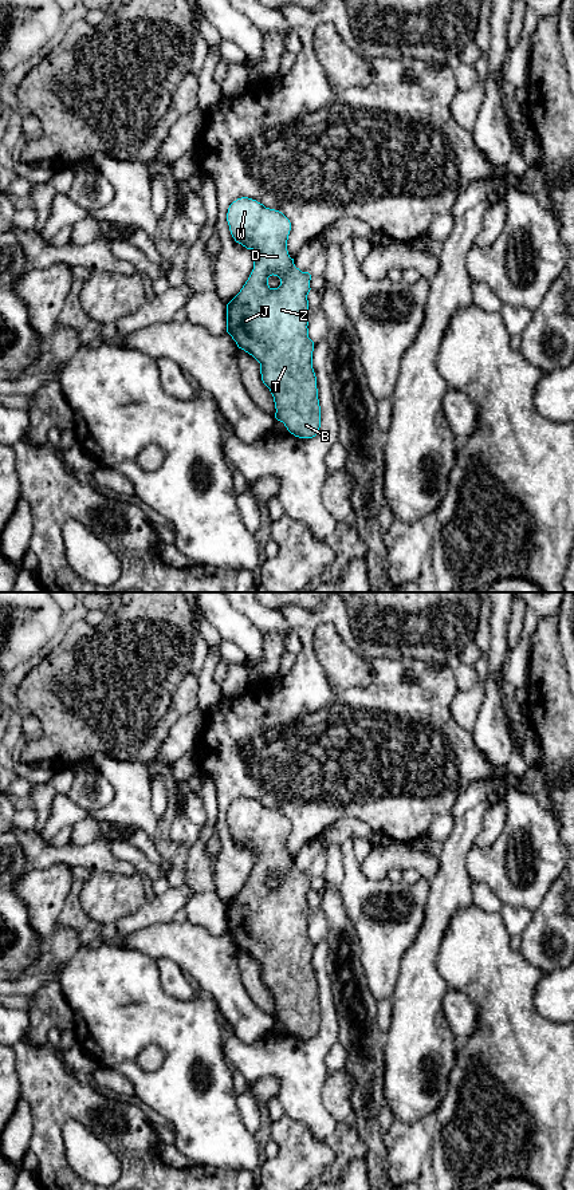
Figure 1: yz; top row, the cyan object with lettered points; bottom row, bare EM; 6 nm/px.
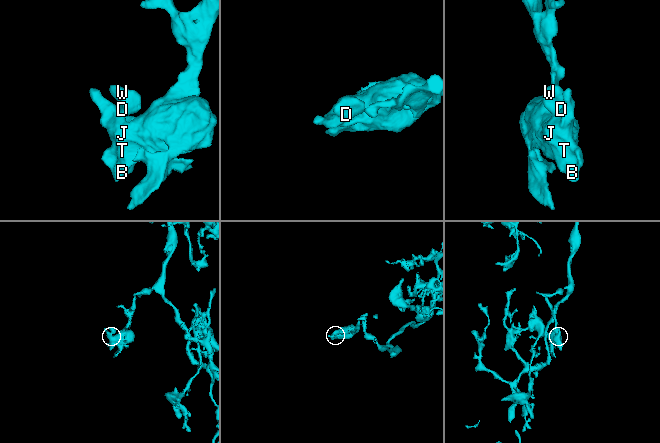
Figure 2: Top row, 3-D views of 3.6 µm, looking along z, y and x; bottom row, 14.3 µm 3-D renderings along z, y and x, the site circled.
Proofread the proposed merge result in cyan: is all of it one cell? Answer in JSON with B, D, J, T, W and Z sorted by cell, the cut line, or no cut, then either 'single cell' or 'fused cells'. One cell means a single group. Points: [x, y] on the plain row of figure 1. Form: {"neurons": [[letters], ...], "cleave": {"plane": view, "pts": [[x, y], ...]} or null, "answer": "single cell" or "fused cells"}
{"neurons": [["B", "D", "J", "T", "W", "Z"]], "cleave": null, "answer": "single cell"}

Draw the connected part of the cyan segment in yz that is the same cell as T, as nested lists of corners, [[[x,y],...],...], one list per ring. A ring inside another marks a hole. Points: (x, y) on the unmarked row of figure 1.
[[[241,797],[233,801],[227,813],[229,831],[236,843],[253,850],[253,870],[240,892],[227,905],[227,933],[237,947],[252,955],[260,964],[263,984],[270,989],[275,1002],[275,1018],[299,1039],[312,1039],[321,1028],[321,1006],[317,977],[312,969],[314,942],[308,938],[308,901],[311,875],[295,867],[287,851],[291,831],[290,820],[279,811],[266,808],[256,800]],[[270,876],[278,876],[280,886],[271,888]]]

